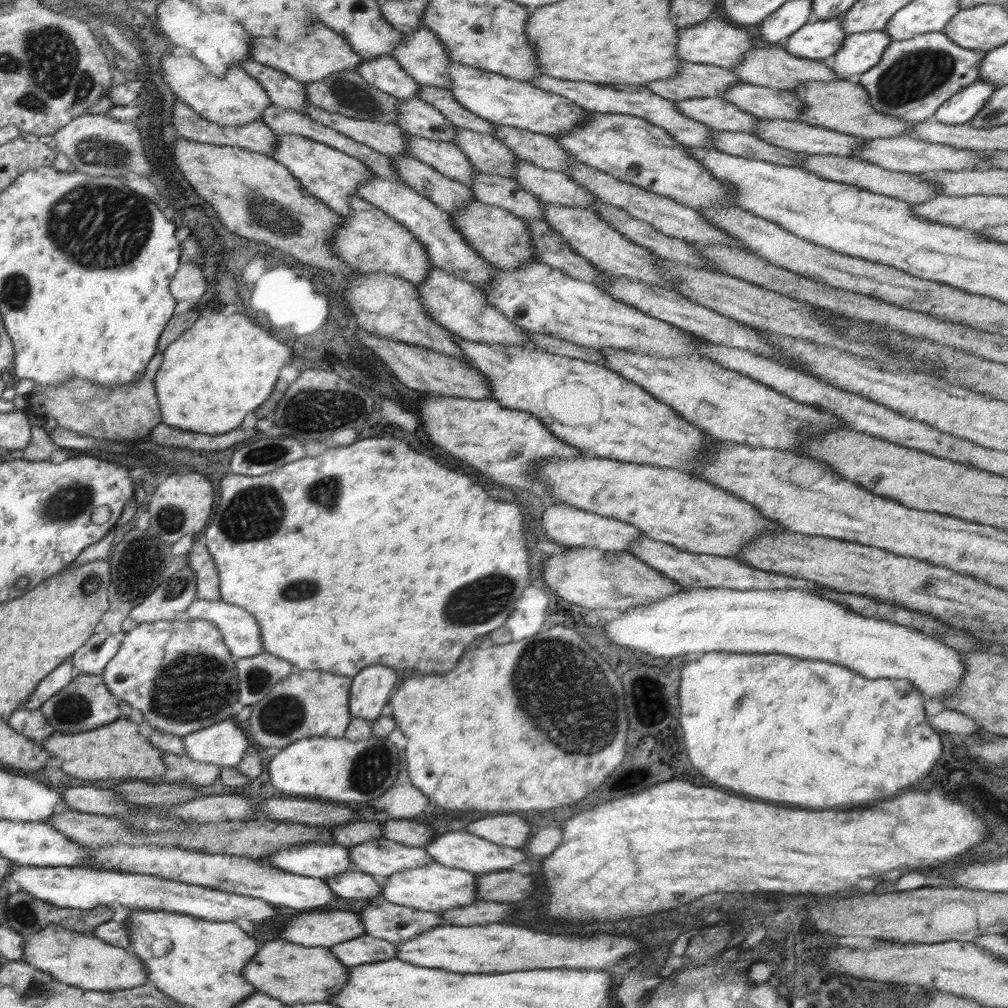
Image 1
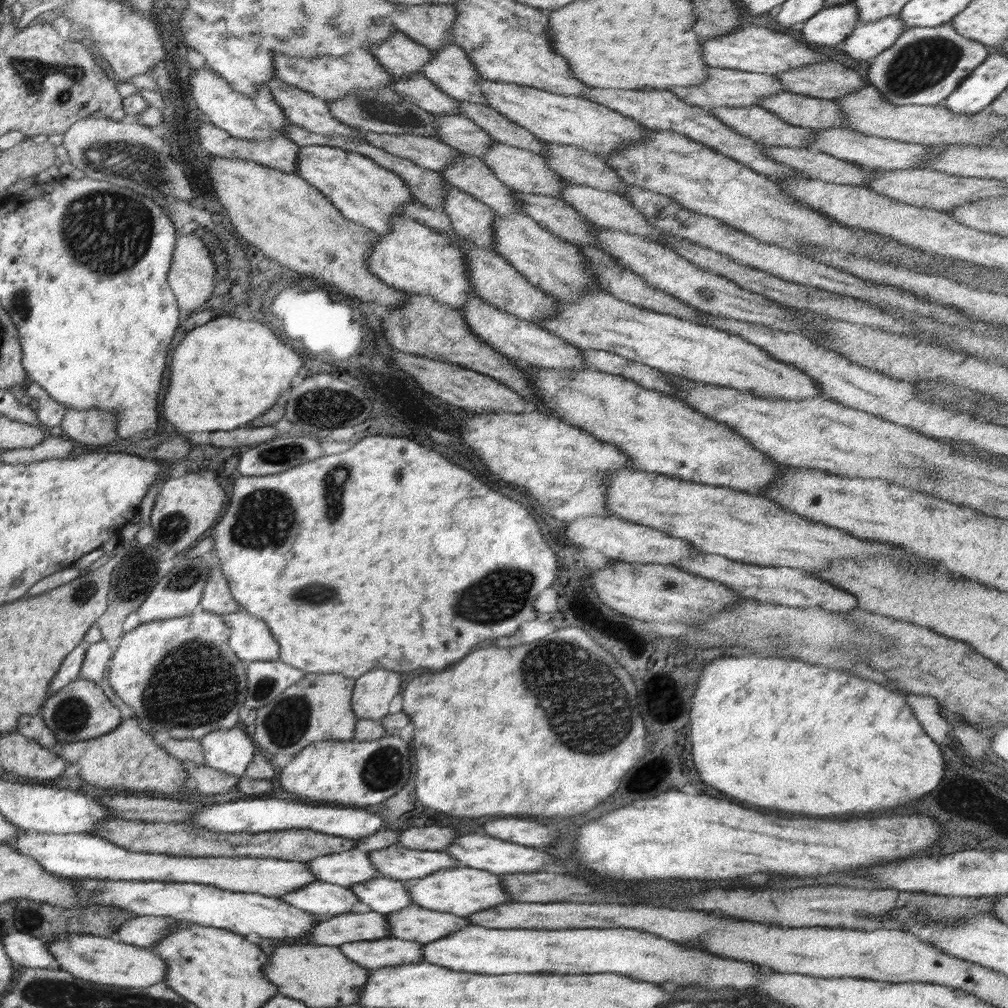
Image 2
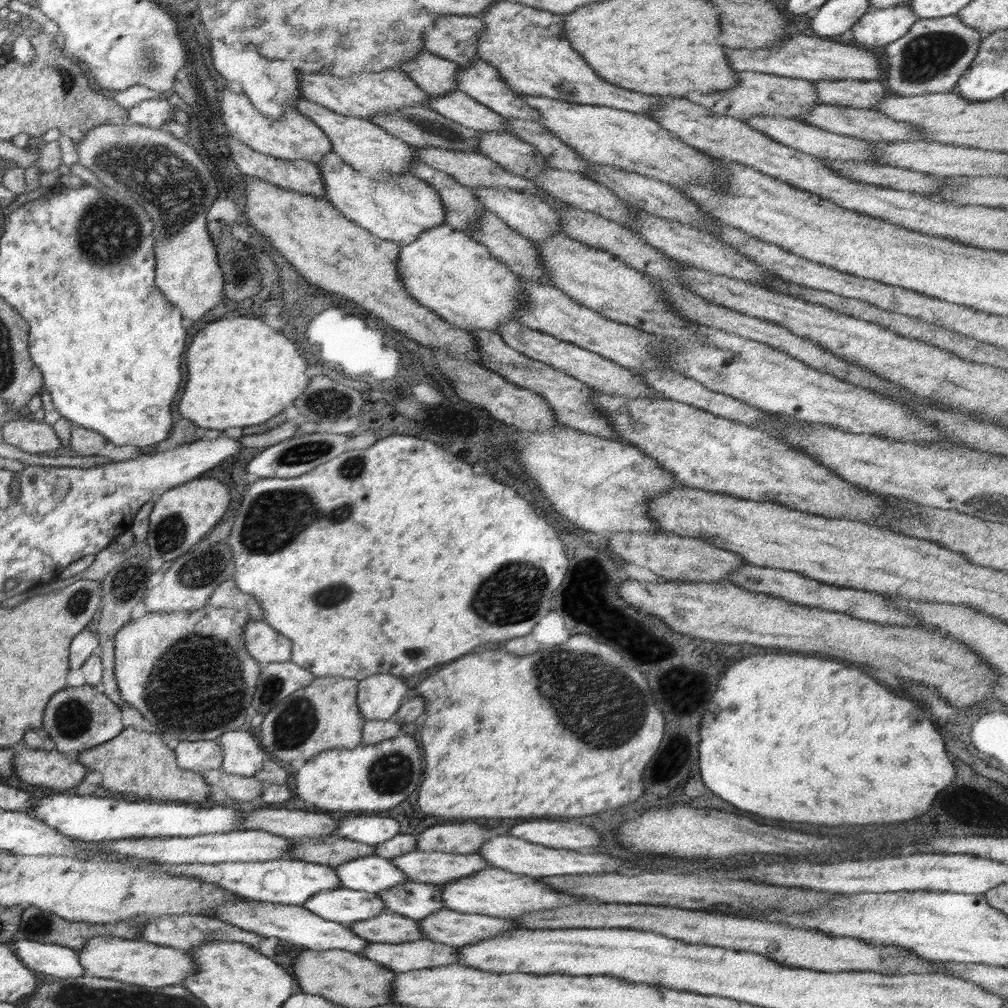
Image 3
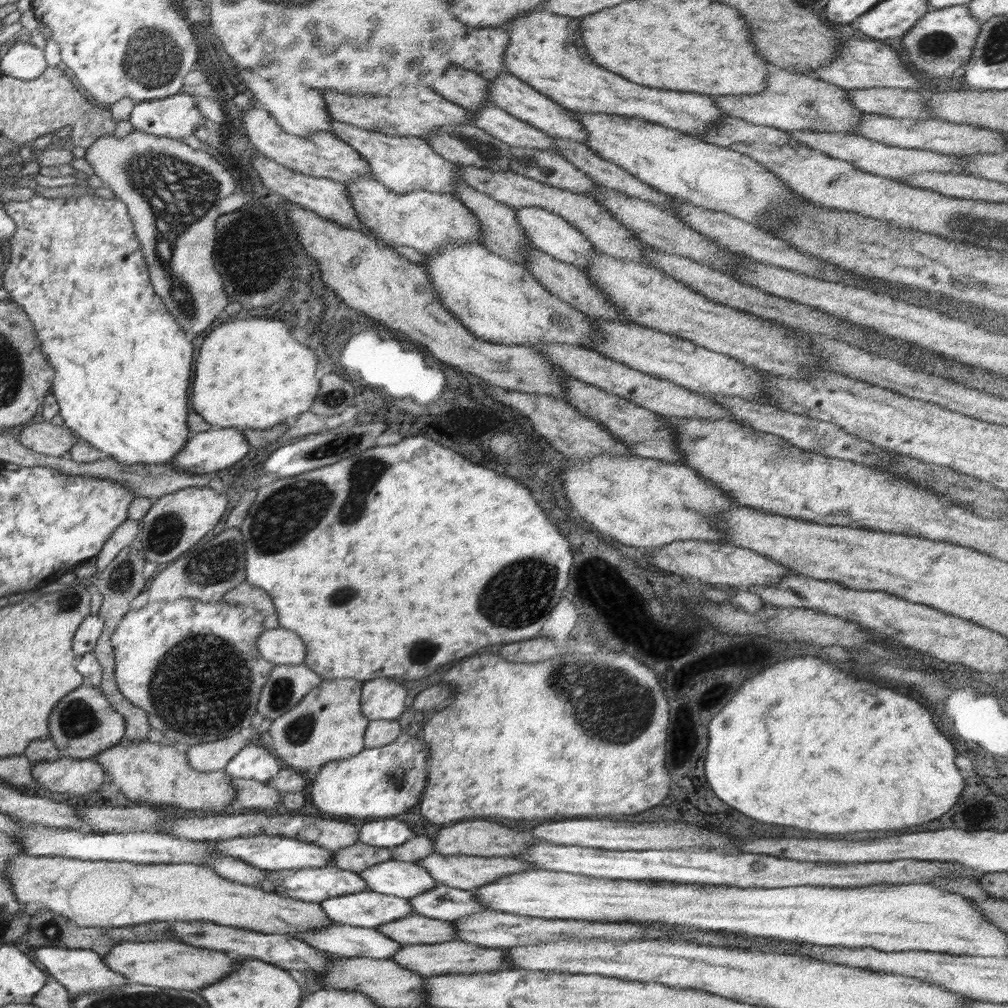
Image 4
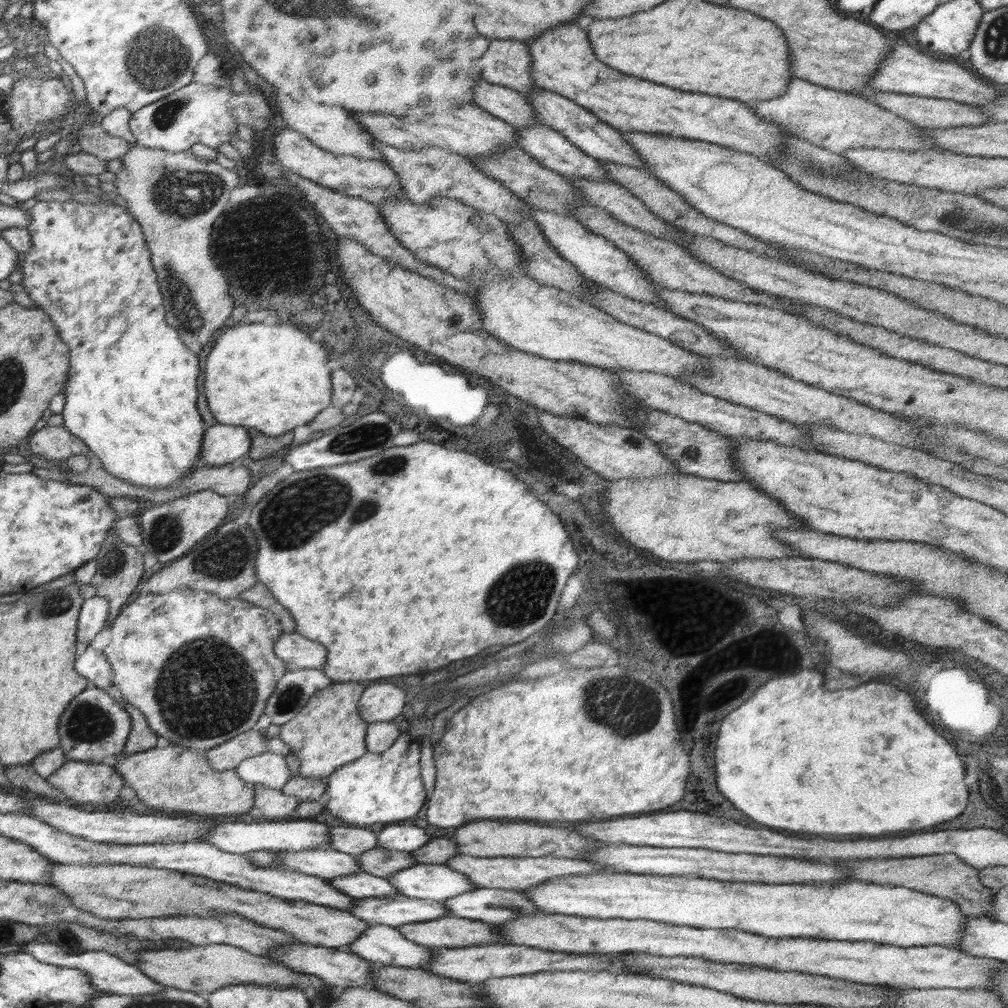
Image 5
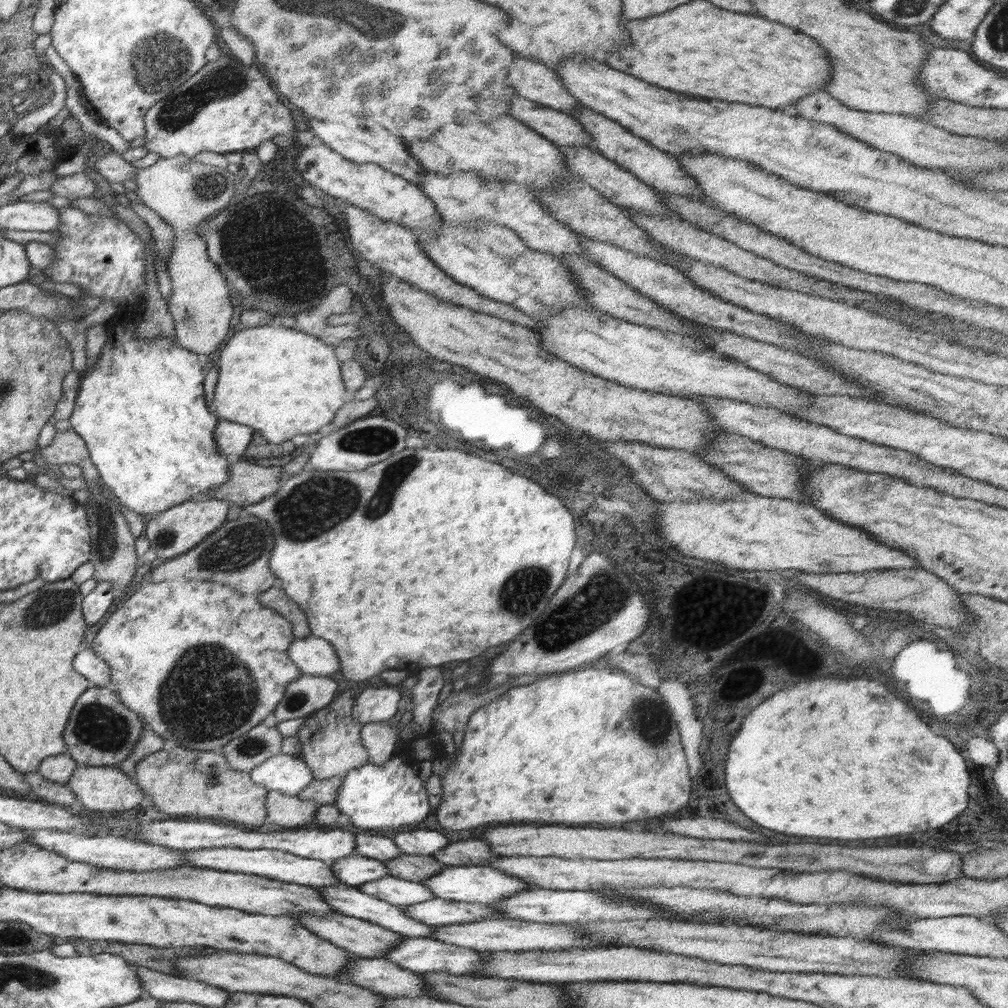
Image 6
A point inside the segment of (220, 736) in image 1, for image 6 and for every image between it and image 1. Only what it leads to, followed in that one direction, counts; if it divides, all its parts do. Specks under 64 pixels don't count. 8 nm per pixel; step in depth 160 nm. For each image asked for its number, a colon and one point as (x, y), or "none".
2: (231, 751)
3: (242, 754)
4: (250, 763)
5: (270, 770)
6: (287, 774)

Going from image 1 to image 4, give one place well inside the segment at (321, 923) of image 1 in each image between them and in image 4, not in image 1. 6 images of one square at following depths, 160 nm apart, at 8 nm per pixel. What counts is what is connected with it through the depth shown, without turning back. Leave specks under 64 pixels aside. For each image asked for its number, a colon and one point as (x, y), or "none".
2: (351, 927)
3: (387, 927)
4: (414, 929)

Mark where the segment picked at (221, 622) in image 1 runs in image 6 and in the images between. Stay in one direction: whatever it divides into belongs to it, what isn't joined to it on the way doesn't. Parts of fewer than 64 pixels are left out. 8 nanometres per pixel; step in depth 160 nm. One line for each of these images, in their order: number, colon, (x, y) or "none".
2: (251, 639)
3: (266, 644)
4: (283, 647)
5: (298, 651)
6: (313, 655)

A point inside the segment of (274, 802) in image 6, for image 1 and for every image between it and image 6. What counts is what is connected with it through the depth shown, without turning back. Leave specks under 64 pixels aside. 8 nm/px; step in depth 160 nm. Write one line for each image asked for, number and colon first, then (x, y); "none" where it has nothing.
1: (201, 774)
2: (209, 780)
3: (238, 787)
4: (252, 796)
5: (270, 805)

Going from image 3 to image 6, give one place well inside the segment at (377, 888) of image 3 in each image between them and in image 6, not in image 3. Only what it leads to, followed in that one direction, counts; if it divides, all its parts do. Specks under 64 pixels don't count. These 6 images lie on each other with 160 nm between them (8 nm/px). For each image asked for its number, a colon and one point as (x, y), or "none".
4: (403, 879)
5: (425, 881)
6: (478, 884)

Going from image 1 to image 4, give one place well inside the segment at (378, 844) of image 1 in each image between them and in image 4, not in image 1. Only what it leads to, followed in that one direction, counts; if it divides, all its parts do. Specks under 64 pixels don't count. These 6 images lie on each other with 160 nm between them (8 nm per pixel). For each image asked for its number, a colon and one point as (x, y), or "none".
2: (395, 861)
3: (434, 867)
4: (466, 872)

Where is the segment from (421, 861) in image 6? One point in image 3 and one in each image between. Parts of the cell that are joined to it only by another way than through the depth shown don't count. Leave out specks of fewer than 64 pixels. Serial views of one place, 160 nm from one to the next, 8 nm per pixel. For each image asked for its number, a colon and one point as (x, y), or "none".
3: (331, 850)
4: (356, 857)
5: (378, 861)

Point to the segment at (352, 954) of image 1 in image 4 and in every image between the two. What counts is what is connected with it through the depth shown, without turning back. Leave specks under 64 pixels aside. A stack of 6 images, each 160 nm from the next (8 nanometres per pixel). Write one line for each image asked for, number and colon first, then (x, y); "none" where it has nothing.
2: (373, 954)
3: (400, 957)
4: (453, 957)

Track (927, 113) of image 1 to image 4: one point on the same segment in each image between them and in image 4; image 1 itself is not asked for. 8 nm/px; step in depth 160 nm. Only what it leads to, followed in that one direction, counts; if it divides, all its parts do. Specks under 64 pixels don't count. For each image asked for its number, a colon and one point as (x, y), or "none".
2: (927, 63)
3: (931, 57)
4: (939, 45)

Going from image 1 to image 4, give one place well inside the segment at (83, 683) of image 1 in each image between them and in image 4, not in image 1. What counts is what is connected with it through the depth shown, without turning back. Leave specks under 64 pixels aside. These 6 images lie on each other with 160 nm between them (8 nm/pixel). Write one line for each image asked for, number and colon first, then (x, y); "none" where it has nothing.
2: (79, 712)
3: (78, 718)
4: (84, 725)

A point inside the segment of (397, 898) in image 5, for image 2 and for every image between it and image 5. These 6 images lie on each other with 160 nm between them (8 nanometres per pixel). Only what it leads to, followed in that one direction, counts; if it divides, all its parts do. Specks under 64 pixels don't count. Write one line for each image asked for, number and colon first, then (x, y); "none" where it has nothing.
2: (325, 899)
3: (344, 905)
4: (367, 909)

